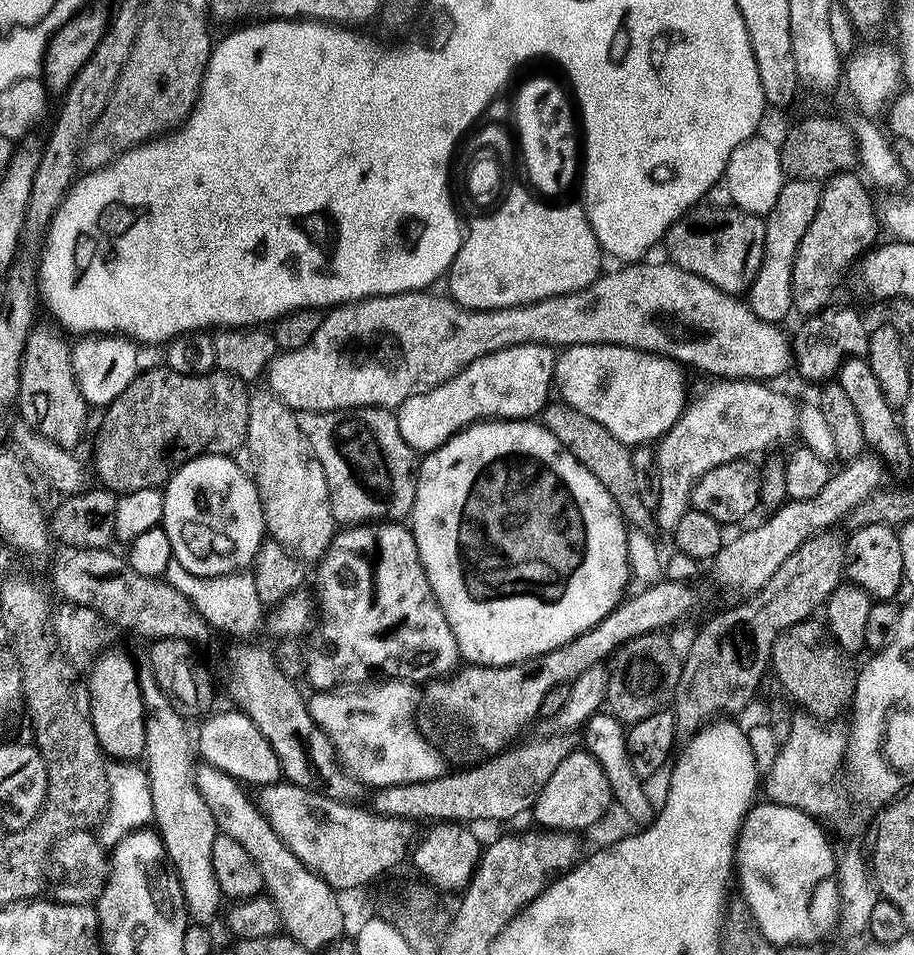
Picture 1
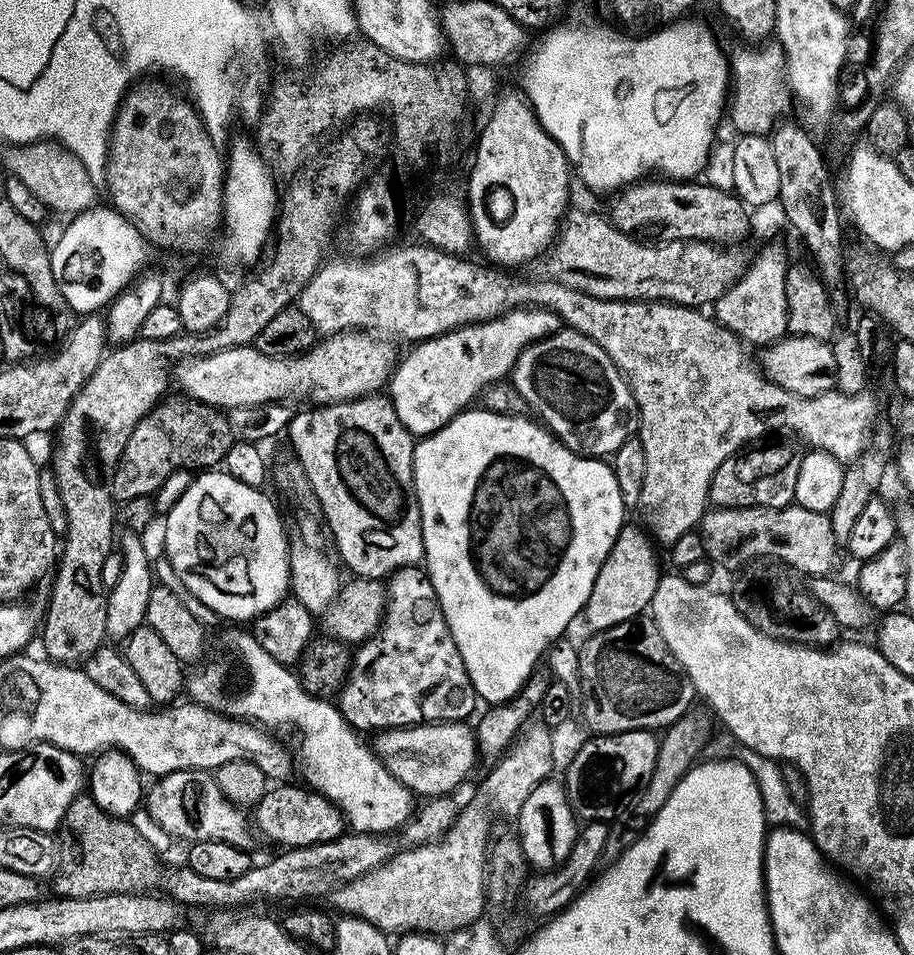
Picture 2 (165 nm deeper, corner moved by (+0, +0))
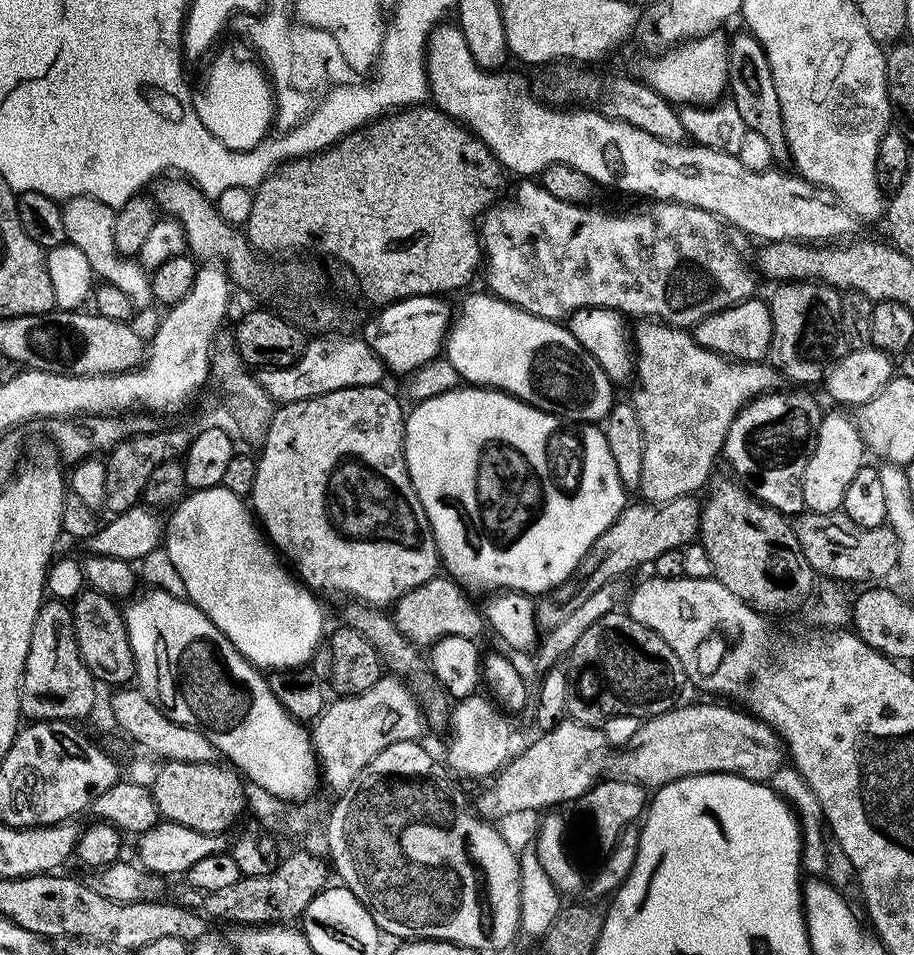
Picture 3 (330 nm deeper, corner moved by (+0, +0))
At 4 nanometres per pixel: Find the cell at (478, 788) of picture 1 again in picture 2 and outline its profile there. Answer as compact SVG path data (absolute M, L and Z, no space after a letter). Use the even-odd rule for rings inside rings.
M292 784L269 787L265 795L254 805L257 828L255 831L260 831L266 839L273 840L276 844L284 844L280 846L285 849L305 848L345 835L346 821L339 808L319 792L313 792L304 786L299 787L295 788Z

